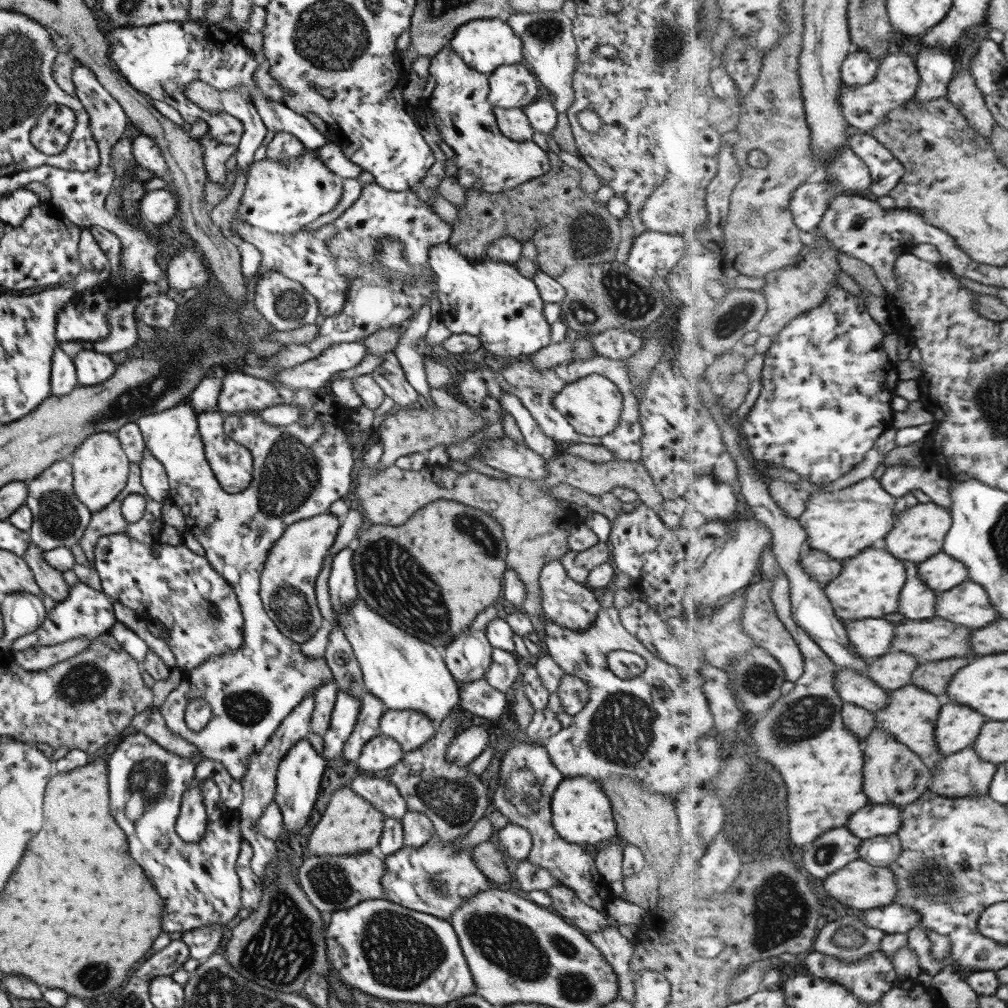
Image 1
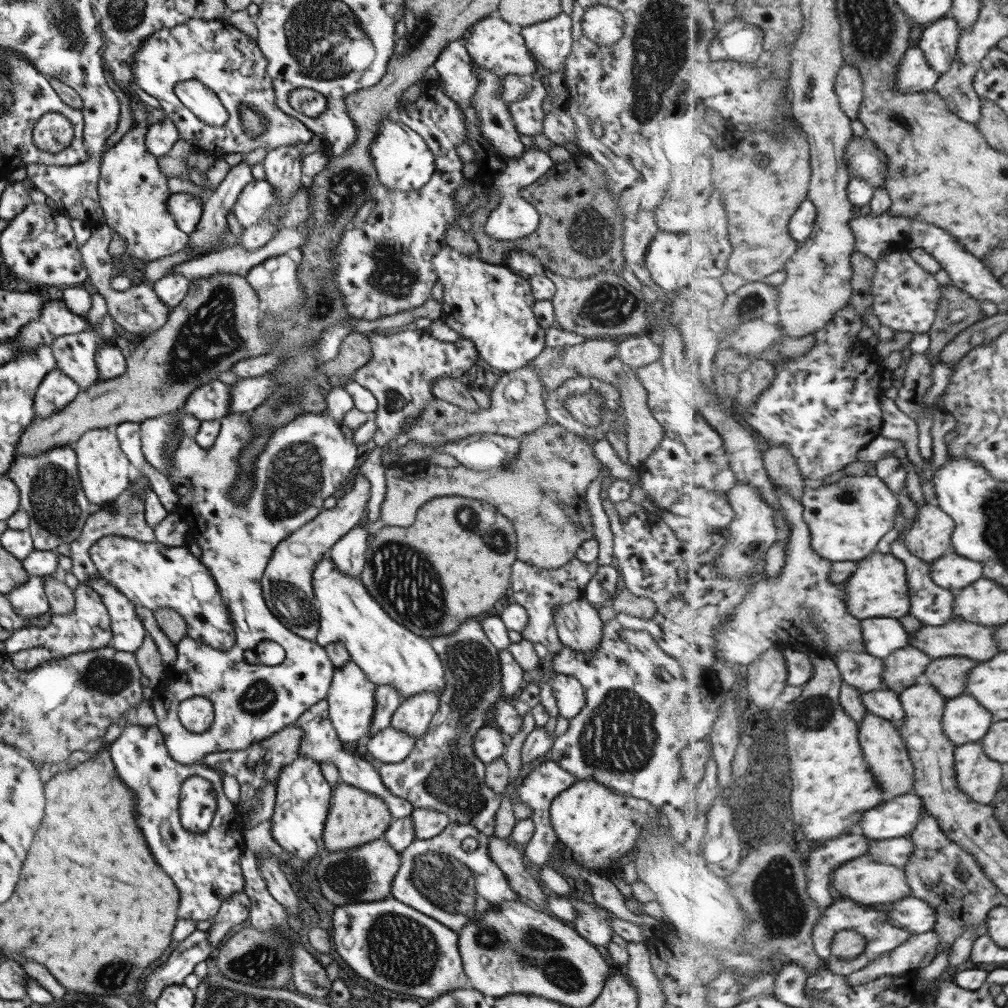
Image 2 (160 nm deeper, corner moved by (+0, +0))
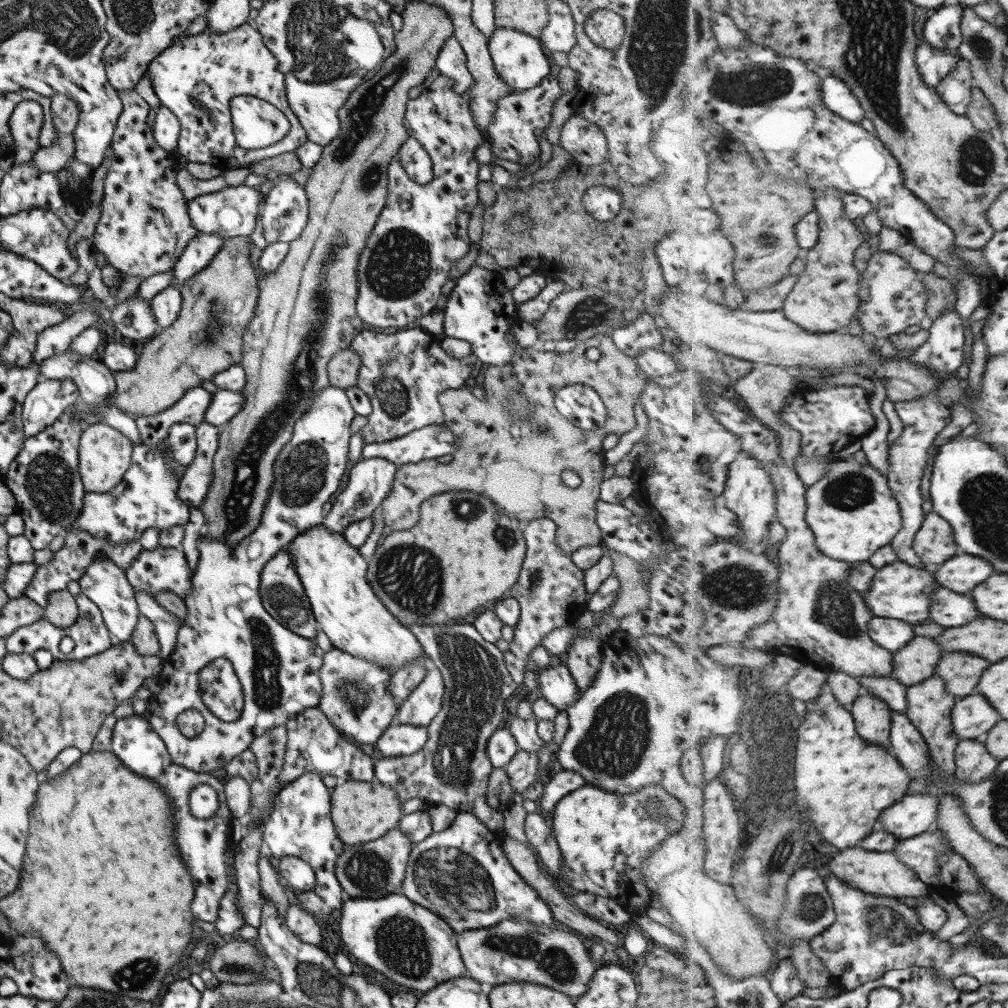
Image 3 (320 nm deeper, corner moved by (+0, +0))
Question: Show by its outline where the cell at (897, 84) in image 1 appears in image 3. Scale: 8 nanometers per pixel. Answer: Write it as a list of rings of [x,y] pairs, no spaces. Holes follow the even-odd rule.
[[[925,41],[916,52],[919,72],[924,81],[932,87],[936,87],[944,78],[958,68],[958,62],[962,59],[960,53],[941,47],[934,47],[929,41]]]

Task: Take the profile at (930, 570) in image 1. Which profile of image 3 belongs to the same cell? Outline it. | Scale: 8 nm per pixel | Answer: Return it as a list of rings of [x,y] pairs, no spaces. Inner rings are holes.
[[[958,553],[949,561],[934,568],[941,586],[965,594],[991,578],[996,568],[979,555]]]

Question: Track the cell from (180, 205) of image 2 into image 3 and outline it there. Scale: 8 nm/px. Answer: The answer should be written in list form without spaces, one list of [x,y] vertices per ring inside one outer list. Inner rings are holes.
[[[241,184],[235,187],[225,186],[219,192],[194,197],[185,204],[187,204],[187,217],[194,229],[205,234],[216,234],[230,239],[249,237],[252,234],[253,228],[255,228],[258,203],[261,200],[263,197],[257,190]]]

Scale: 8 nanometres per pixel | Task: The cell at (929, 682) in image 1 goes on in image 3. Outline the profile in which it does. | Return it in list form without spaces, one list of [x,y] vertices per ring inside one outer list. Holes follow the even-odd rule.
[[[949,652],[943,656],[937,674],[945,678],[947,691],[955,696],[969,696],[983,676],[983,672],[991,666],[989,660],[965,654],[965,652]]]

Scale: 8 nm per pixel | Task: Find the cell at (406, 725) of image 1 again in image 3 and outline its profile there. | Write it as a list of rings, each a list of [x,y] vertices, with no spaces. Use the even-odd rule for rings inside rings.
[[[434,666],[427,667],[426,674],[413,691],[398,706],[393,724],[424,726],[437,714],[444,693],[443,680]]]

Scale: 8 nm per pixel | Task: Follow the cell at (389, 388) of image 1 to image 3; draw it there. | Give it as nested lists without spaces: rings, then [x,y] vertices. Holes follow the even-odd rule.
[[[417,326],[390,334],[363,329],[351,339],[348,348],[359,357],[360,365],[355,385],[367,395],[371,407],[367,422],[360,430],[364,444],[393,440],[418,428],[442,423],[443,414],[437,395],[442,390],[463,386],[473,368],[472,354],[461,359],[451,358],[440,346],[438,336]]]

